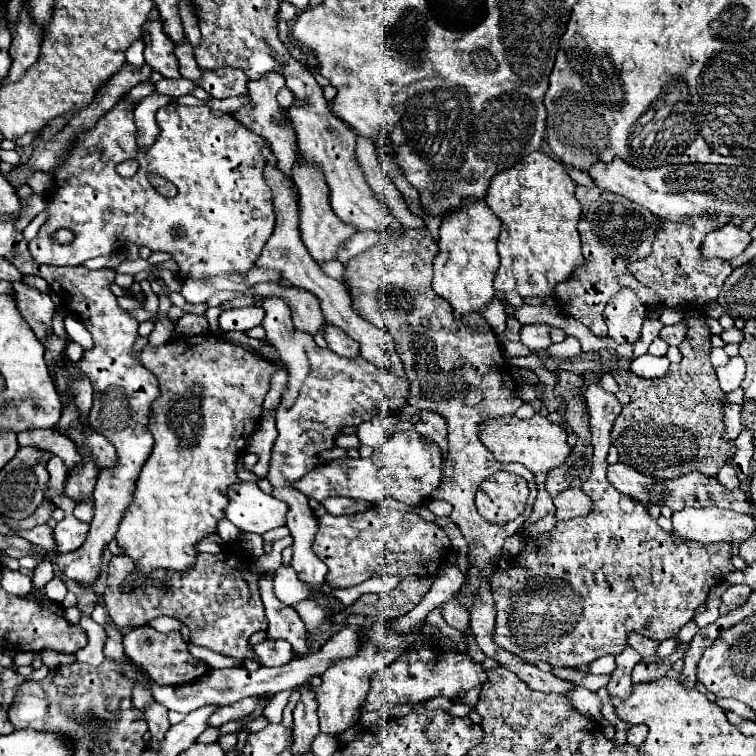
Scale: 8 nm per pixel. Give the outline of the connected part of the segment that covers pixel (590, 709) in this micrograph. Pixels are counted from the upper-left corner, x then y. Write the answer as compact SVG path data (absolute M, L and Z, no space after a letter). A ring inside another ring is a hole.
M577 687L573 693L571 693L571 703L573 707L577 707L579 712L589 717L589 719L601 722L603 715L601 713L601 699L597 697L597 693L585 689L585 687Z

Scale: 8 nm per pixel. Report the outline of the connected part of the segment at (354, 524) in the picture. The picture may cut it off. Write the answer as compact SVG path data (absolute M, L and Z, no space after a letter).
M371 505L355 515L337 517L327 513L319 517L313 551L329 567L327 585L331 589L345 589L379 575L431 577L447 561L451 547L447 533L415 511L381 509Z

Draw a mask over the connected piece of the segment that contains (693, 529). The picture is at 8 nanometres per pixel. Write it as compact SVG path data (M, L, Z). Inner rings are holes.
M717 507L681 509L673 513L671 521L675 537L697 541L703 545L719 541L745 541L755 531L755 521L751 519L751 515L741 515Z

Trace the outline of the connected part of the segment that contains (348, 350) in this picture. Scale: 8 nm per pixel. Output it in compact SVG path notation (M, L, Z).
M325 327L325 341L329 343L329 349L341 357L353 359L359 355L359 345L337 327Z

